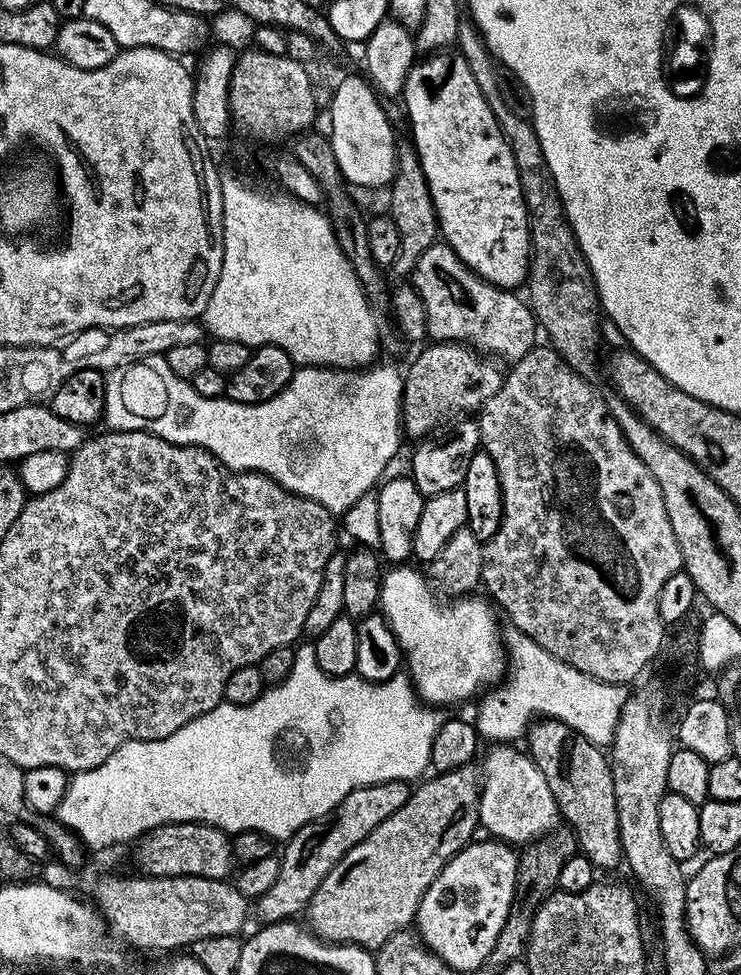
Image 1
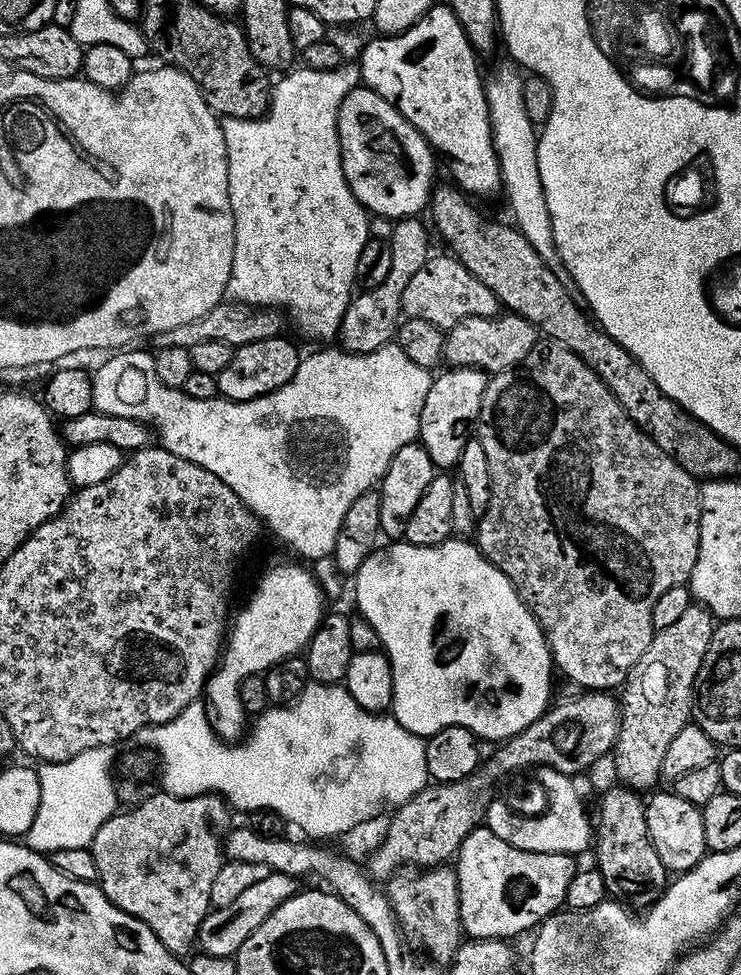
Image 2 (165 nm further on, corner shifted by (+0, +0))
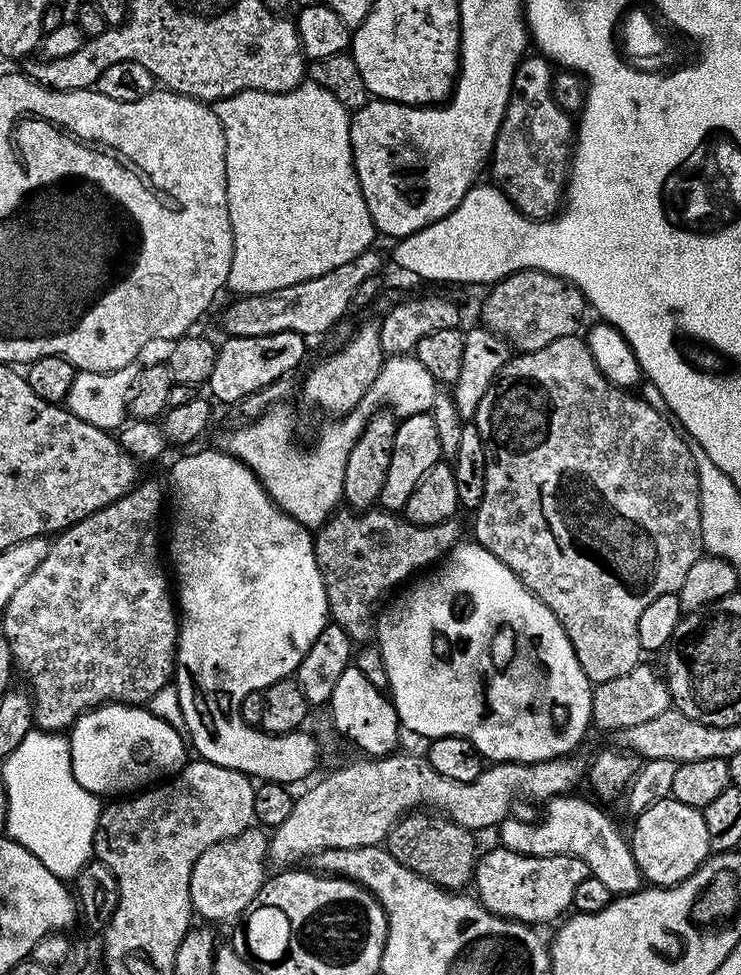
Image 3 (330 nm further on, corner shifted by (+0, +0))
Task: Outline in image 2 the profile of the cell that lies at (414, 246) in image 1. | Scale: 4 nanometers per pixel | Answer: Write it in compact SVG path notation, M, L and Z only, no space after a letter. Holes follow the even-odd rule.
M406 216L397 219L392 225L392 236L387 240L390 246L391 265L387 277L379 286L373 288L365 288L357 291L353 295L352 300L348 304L346 314L340 323L340 331L338 333L339 347L346 352L373 352L382 346L393 343L396 329L402 323L402 294L406 290L406 286L414 279L414 274L418 274L418 270L422 270L422 266L426 266L430 255L428 249L428 232L430 236L430 228L427 223L424 224L420 218L416 216Z

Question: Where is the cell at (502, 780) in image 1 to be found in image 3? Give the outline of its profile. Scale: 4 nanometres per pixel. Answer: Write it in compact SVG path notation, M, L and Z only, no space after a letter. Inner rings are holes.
M576 794L556 796L547 801L548 813L533 824L515 818L504 820L498 826L499 843L527 856L576 856L588 866L589 873L614 894L640 891L642 877L625 833L623 836L616 829L615 822L598 805L591 804L596 802L588 800L579 800Z

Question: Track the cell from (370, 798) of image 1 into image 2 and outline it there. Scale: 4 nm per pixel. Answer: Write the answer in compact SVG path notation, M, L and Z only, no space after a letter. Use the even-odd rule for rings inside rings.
M269 871L266 878L262 878L255 886L249 886L237 900L230 902L230 906L212 908L208 917L200 923L199 951L215 956L235 954L242 946L242 942L246 942L246 938L250 938L250 934L254 934L254 930L258 930L258 926L262 926L262 922L266 922L266 918L270 918L270 914L274 914L274 910L278 910L282 902L296 895L298 891L296 884L298 884L297 877Z

